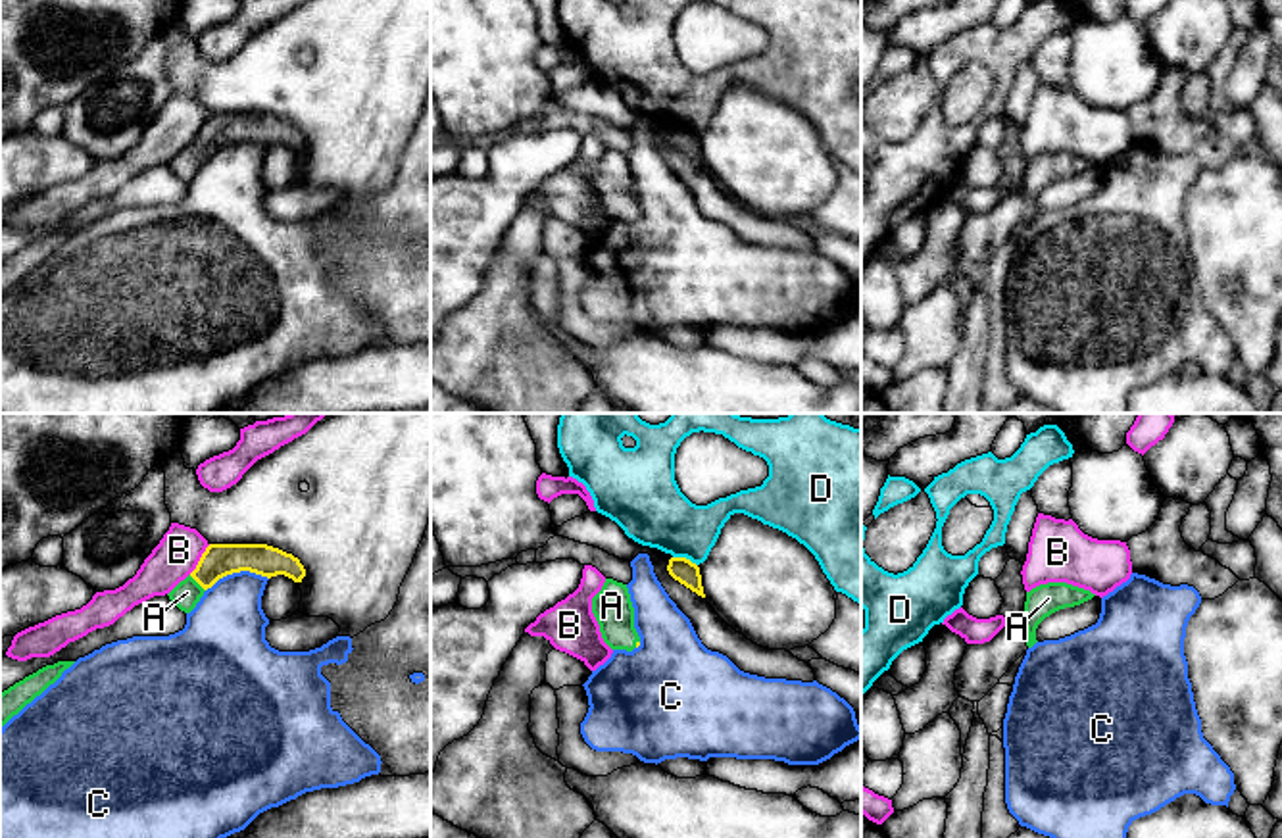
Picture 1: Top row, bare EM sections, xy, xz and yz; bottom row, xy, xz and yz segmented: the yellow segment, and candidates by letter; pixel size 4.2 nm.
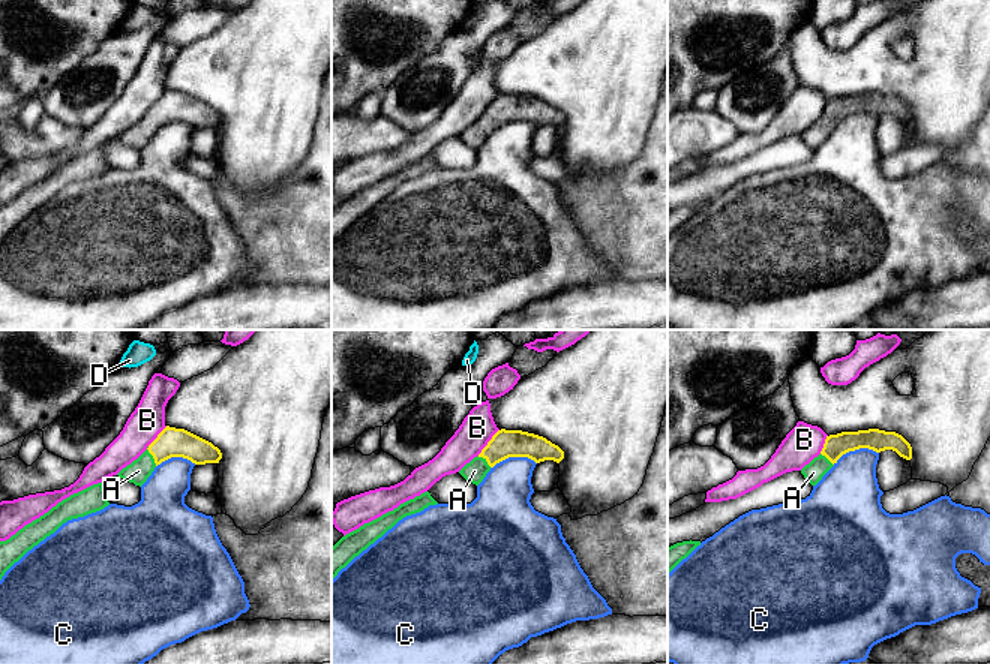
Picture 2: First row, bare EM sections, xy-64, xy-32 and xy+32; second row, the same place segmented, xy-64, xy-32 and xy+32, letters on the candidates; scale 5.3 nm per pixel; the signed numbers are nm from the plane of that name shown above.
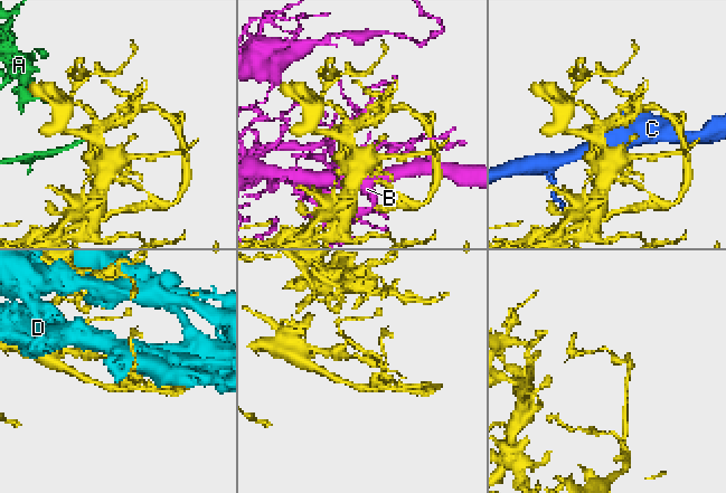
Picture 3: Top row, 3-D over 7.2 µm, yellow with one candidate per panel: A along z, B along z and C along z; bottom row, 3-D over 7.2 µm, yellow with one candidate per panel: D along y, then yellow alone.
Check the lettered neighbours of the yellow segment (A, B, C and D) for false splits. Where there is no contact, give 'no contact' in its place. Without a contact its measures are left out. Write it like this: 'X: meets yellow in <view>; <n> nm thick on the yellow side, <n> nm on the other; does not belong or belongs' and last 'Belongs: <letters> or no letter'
A: meets yellow in xy; 140 nm thick on the yellow side, 110 nm on the other; belongs
B: meets yellow in xy; 140 nm thick on the yellow side, 190 nm on the other; does not belong
C: meets yellow in xy; 140 nm thick on the yellow side, 320 nm on the other; does not belong
D: meets yellow in xz; 100 nm thick on the yellow side, 280 nm on the other; does not belong
Belongs: A

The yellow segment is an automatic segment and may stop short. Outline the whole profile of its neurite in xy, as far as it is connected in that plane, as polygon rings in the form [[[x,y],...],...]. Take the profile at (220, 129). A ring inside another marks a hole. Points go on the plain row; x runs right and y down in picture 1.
[[[210,113],[196,138],[167,165],[185,183],[190,183],[204,161],[219,148],[250,140],[261,146],[284,144],[302,152],[306,138],[298,127],[267,113]]]

